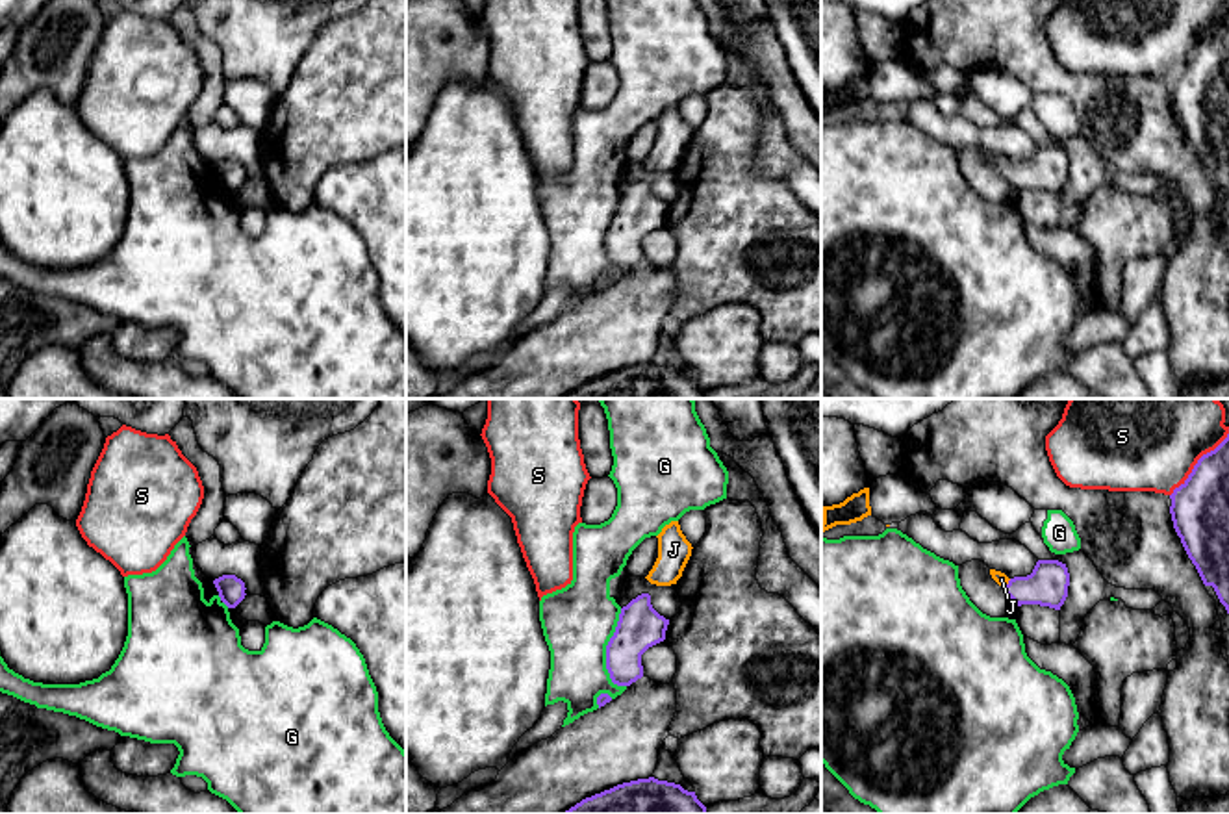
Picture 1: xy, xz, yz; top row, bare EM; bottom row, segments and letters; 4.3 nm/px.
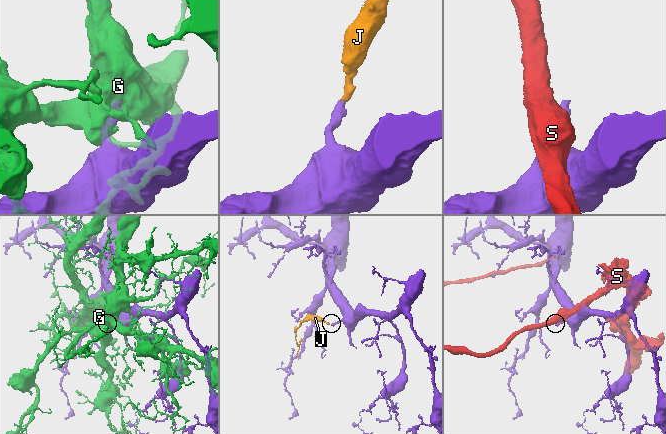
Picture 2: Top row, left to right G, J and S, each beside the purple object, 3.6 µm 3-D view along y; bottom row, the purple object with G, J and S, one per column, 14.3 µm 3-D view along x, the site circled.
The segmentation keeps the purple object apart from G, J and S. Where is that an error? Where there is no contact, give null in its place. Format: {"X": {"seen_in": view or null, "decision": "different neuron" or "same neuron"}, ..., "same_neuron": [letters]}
{"G": {"seen_in": "xz", "decision": "different neuron"}, "J": {"seen_in": "yz", "decision": "same neuron"}, "S": {"seen_in": "yz", "decision": "different neuron"}, "same_neuron": ["J"]}

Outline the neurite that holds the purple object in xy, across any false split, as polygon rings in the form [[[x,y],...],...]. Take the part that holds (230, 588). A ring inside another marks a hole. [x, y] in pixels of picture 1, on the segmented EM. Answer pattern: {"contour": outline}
{"contour": [[[222,575],[219,579],[213,580],[221,601],[228,606],[228,608],[235,608],[243,599],[245,599],[245,582],[241,579],[237,579],[235,575]]]}

